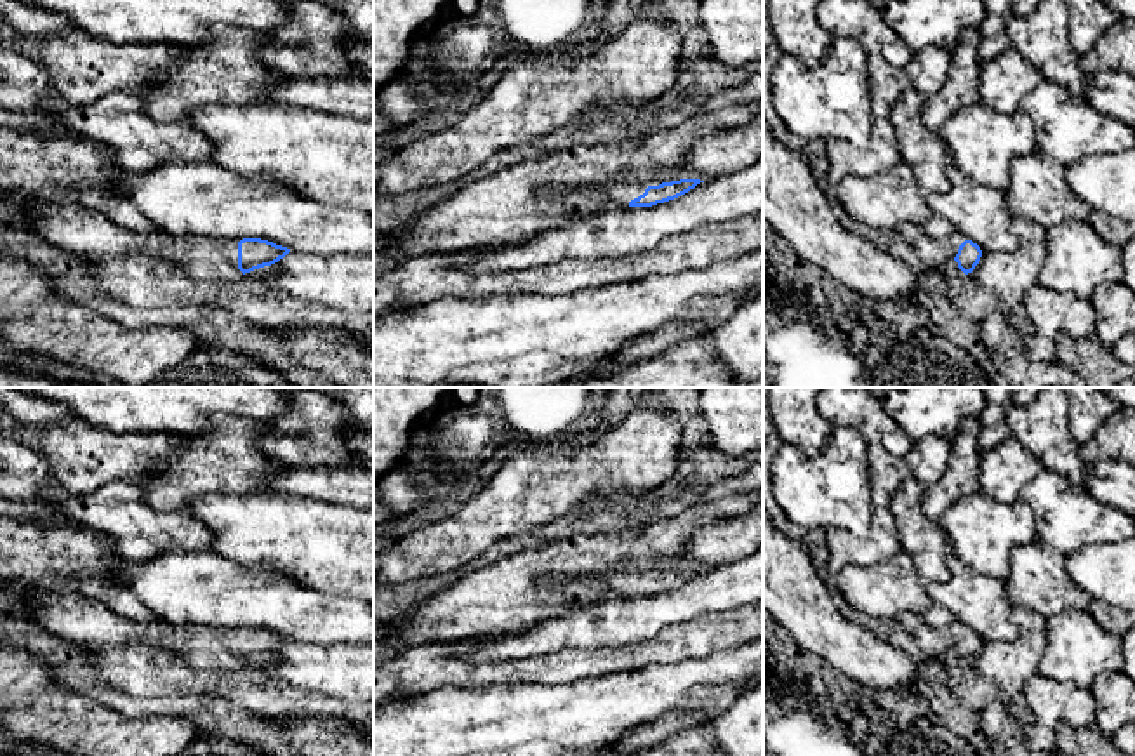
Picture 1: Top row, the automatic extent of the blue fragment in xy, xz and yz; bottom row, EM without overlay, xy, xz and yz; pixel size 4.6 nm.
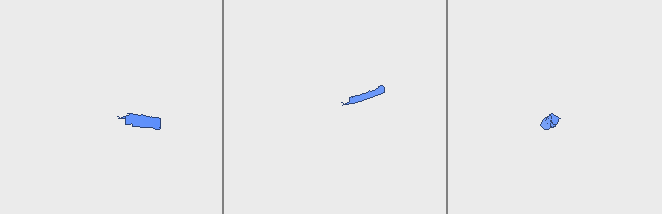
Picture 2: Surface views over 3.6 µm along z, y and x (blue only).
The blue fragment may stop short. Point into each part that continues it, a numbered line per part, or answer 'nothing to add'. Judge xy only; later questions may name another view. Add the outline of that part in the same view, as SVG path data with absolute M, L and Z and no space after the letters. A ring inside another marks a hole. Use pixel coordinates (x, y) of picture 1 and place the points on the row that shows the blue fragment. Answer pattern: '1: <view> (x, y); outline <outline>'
1: xy (87, 233); outline M66 202L23 209L42 238L82 257L144 255L209 282L235 282L243 275L238 269L236 238L139 235L104 214Z

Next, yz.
1: yz (934, 252); outline M902 226L899 231L913 245L919 259L937 269L942 269L947 261L954 259L959 245L966 240L959 233L954 233L952 236L944 240L935 240L923 229L911 226Z

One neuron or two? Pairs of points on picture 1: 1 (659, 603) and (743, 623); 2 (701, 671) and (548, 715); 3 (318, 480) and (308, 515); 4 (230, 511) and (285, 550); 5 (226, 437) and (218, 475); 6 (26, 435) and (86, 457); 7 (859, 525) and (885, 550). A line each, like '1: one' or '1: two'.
1: two
2: one
3: two
4: one
5: one
6: one
7: two

